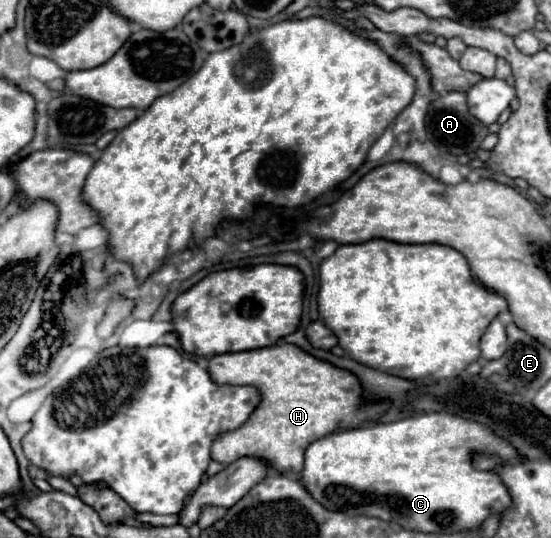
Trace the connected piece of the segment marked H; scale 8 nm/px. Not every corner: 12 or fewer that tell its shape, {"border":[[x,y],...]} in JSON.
{"border":[[293,344],[217,354],[259,406],[211,458],[299,472],[319,436],[377,420],[351,372]]}

